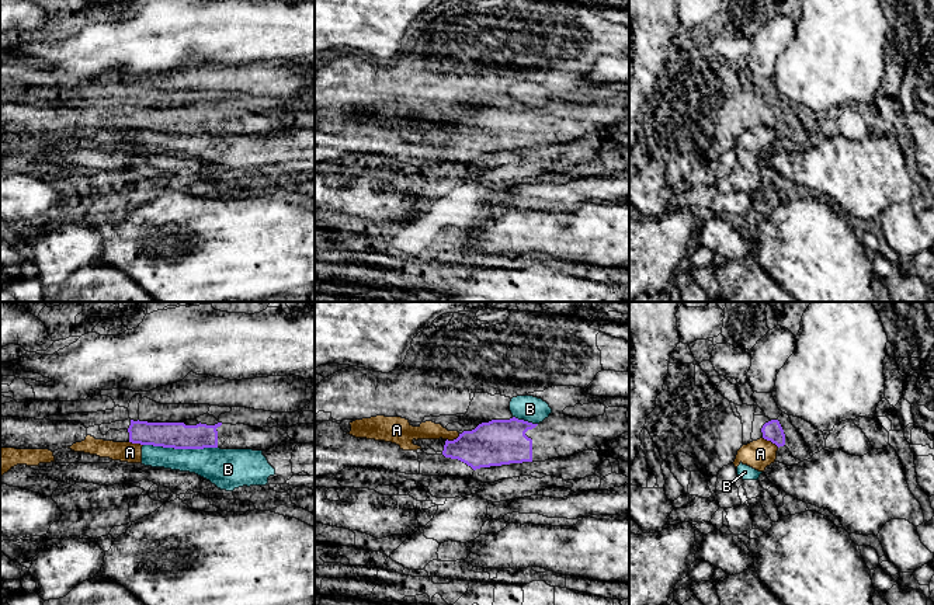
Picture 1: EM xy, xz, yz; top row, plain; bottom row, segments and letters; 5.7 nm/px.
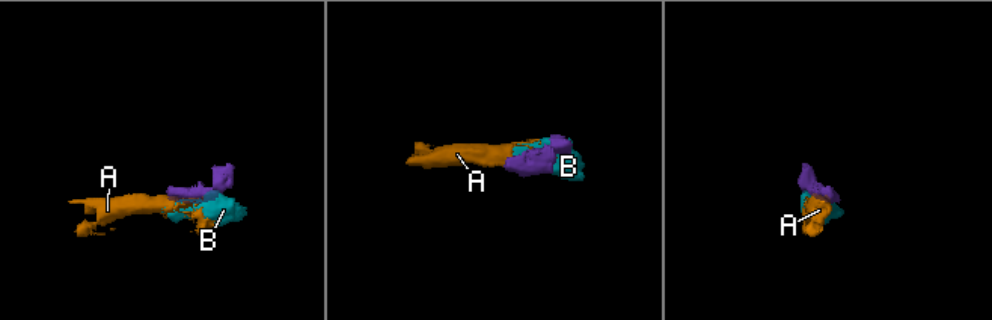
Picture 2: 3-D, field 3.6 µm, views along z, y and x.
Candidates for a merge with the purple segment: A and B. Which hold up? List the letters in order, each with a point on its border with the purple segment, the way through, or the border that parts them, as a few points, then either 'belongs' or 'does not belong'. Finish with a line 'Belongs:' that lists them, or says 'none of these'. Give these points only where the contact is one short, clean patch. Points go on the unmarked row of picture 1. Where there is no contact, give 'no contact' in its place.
A: meets purple in yz at (771, 127); border along yz (763, 122), (778, 132); does not belong
B: meets purple in xy at (180, 134); does not belong
Belongs: none of these

